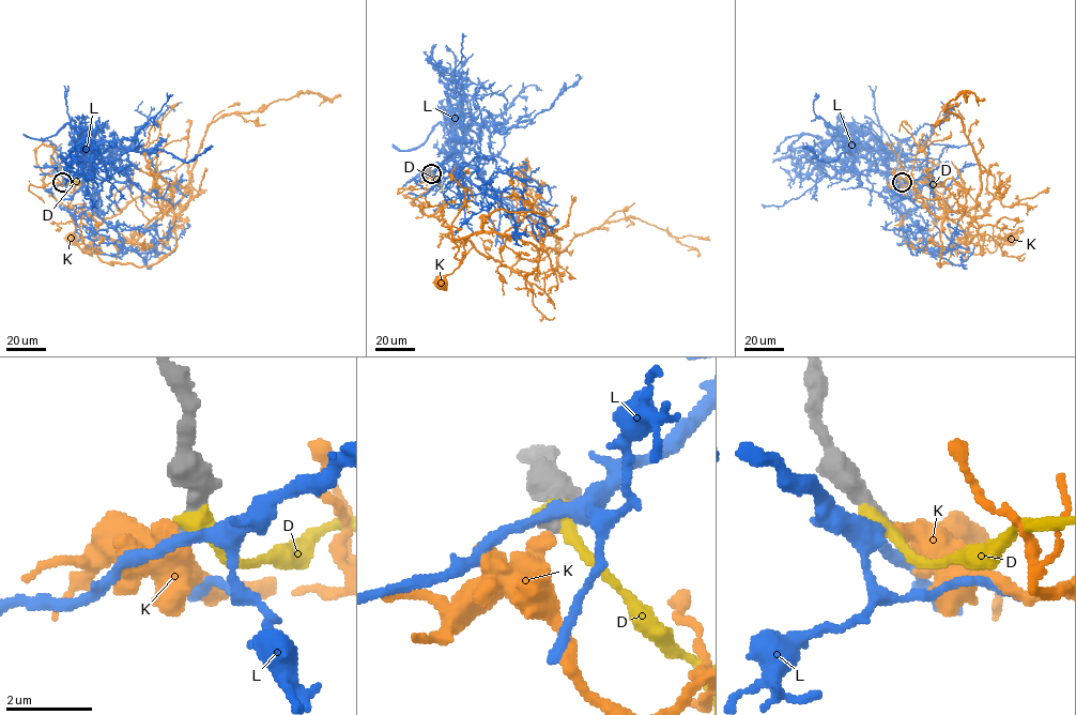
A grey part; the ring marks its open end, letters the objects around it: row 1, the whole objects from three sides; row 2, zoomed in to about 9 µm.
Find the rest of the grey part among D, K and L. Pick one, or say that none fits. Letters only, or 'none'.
none

